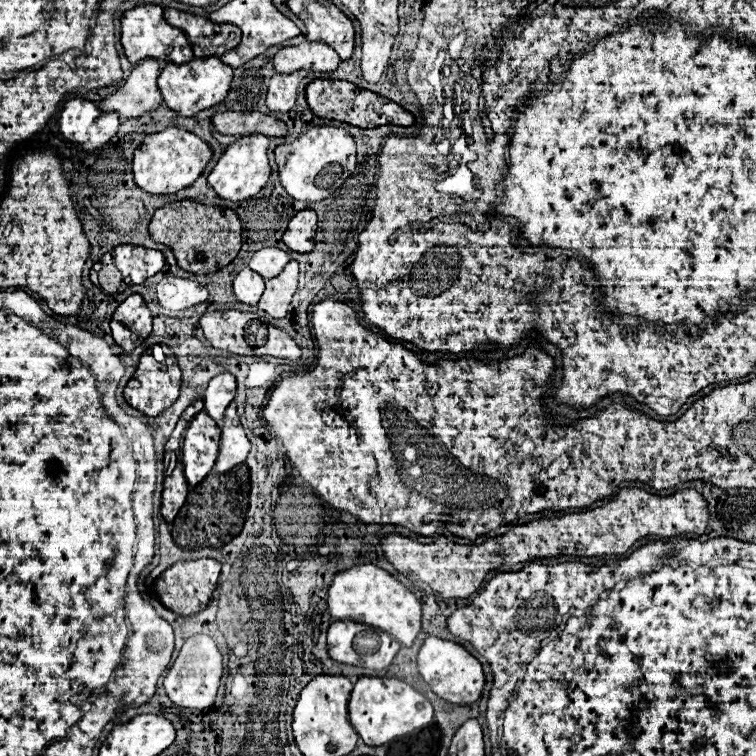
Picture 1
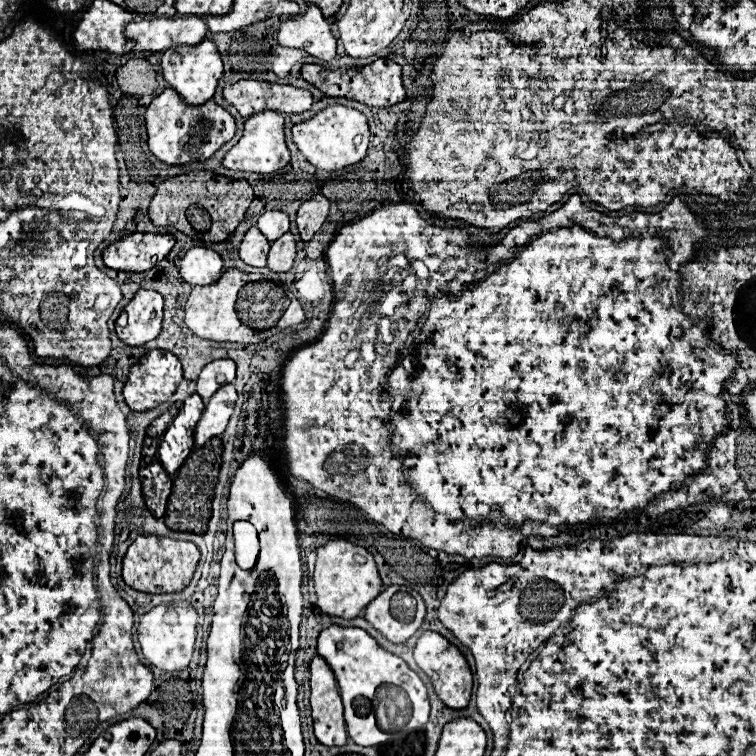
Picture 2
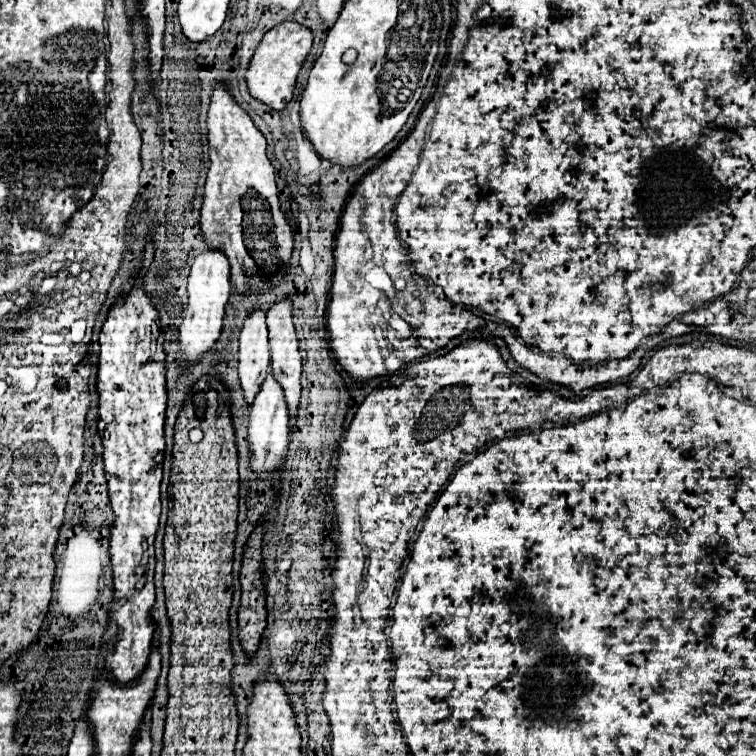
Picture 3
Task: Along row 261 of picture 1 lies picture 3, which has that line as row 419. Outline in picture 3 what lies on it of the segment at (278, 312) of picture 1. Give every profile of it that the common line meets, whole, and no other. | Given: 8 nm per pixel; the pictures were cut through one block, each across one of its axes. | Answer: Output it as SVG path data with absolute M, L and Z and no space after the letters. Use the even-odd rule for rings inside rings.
M284 296L280 302L274 302L268 308L268 332L270 332L270 354L272 354L272 374L280 382L286 394L288 410L290 410L290 426L296 424L296 408L300 400L300 372L302 372L302 358L298 352L298 338L296 328L292 322L292 308L290 296Z

